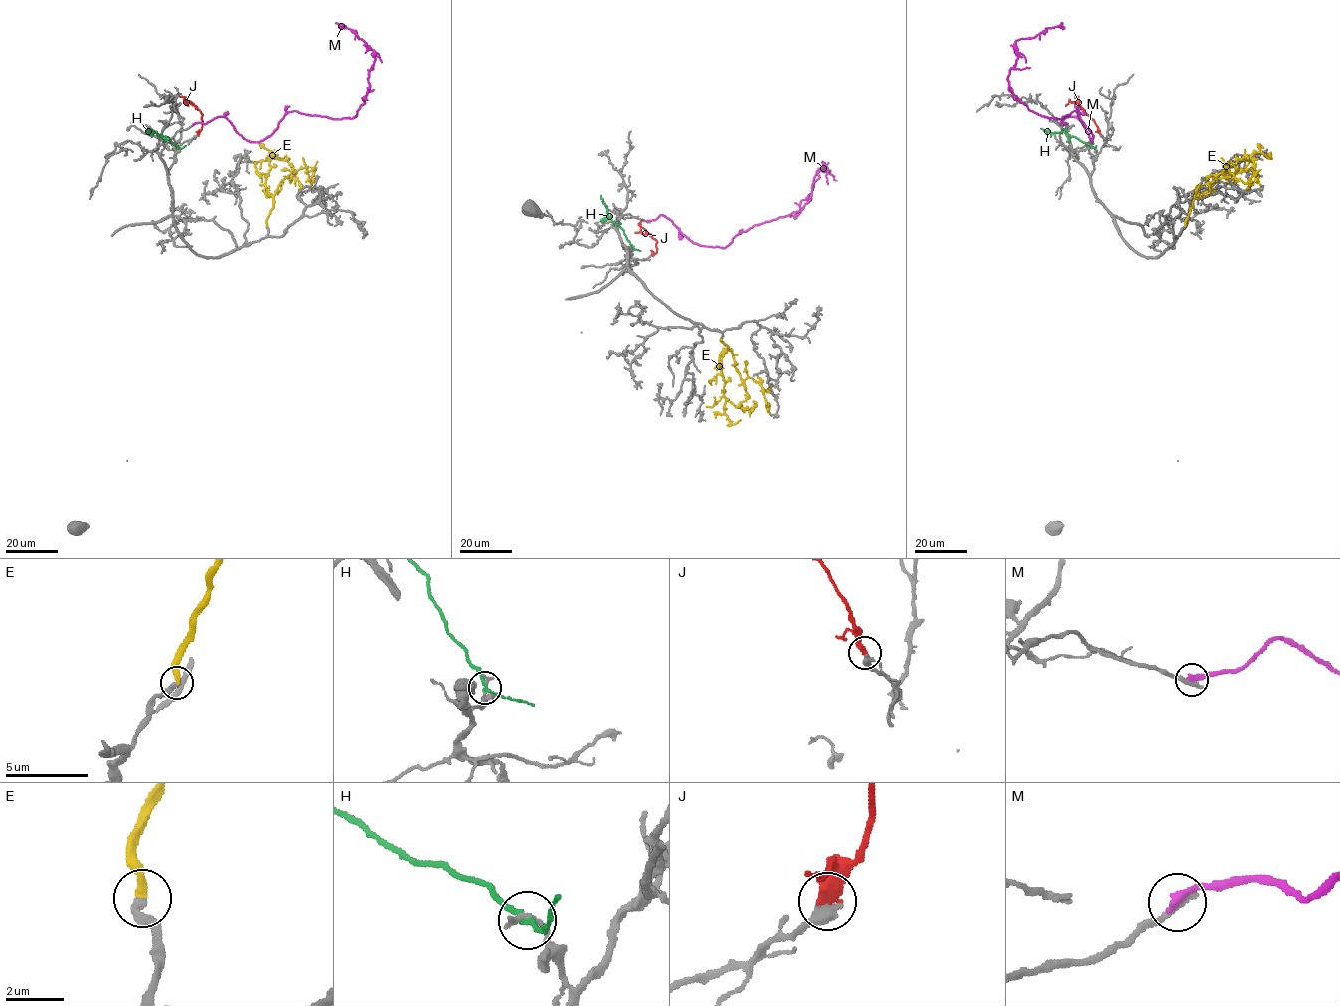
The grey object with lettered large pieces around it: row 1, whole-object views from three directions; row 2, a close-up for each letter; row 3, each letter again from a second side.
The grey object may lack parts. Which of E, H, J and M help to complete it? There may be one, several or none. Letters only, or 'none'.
E, J

